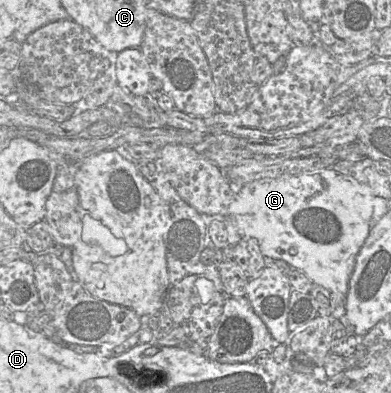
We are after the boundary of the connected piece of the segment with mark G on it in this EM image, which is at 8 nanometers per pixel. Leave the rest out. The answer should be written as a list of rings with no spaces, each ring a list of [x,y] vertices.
[[[322,168],[305,171],[300,174],[283,175],[278,178],[263,178],[244,184],[229,205],[227,218],[234,223],[241,237],[251,237],[258,241],[260,251],[266,259],[281,259],[291,266],[292,269],[302,271],[314,285],[322,286],[330,291],[340,292],[346,296],[349,287],[349,278],[355,264],[355,258],[373,225],[375,197],[368,185],[351,176],[339,173],[333,168]]]

